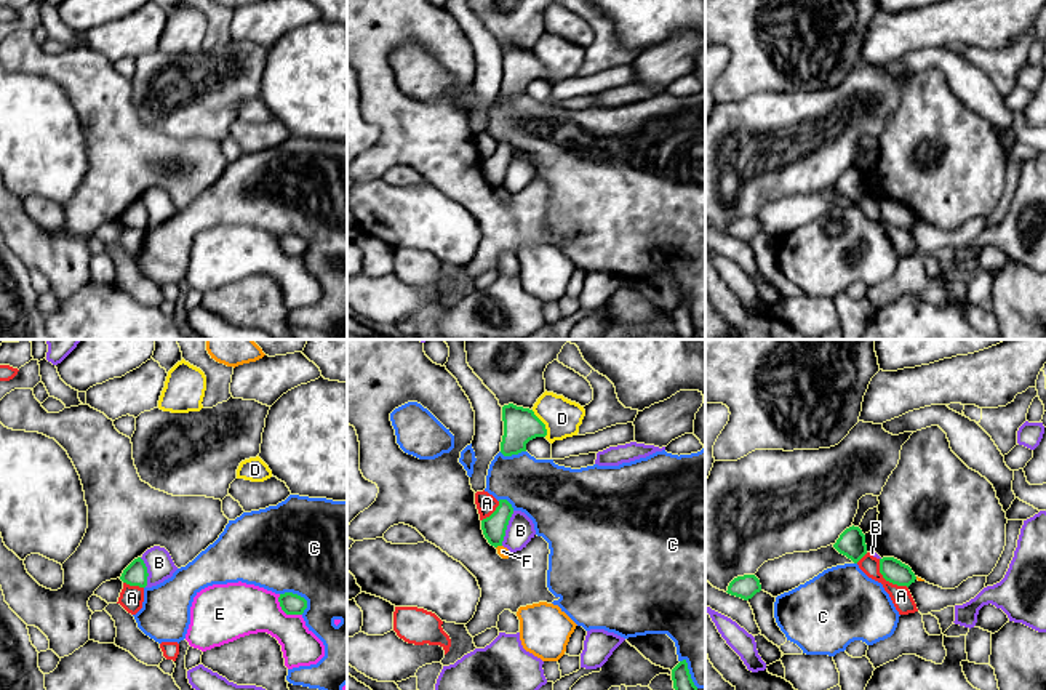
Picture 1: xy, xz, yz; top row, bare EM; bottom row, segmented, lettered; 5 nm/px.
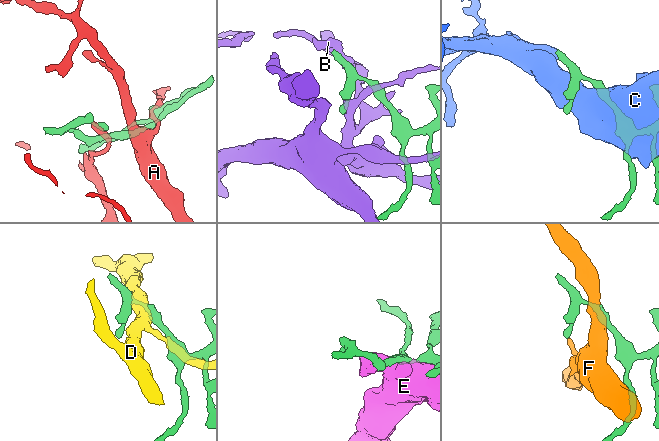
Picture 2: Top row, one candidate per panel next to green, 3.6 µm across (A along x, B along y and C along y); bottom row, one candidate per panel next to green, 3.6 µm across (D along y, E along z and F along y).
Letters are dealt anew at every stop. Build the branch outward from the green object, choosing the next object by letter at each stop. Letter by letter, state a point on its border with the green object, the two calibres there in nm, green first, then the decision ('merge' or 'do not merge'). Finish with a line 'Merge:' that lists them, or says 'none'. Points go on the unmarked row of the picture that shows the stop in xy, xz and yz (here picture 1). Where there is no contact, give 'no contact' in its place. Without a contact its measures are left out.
A: yz (886, 221) | 120/100 nm | do not merge
B: xz (506, 170) | 120/140 nm | do not merge
C: xy (296, 236) | 110/500 nm | do not merge
D: xz (542, 64) | 180/190 nm | do not merge
E: xy (285, 253) | 110/280 nm | do not merge
F: xz (498, 186) | 120/50 nm | do not merge
Merge: none

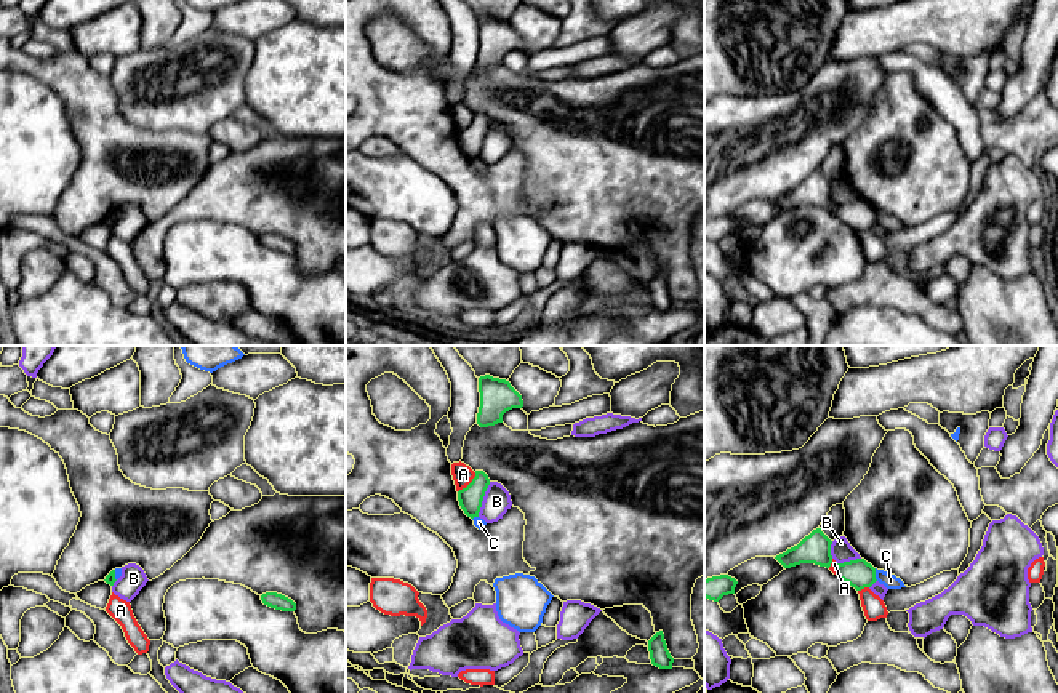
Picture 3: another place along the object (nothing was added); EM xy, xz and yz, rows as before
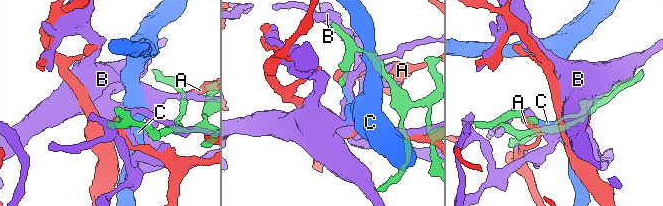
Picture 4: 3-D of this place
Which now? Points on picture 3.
A: xz (469, 125) | 120/100 nm | do not merge
B: xz (482, 141) | 120/140 nm | do not merge
C: yz (874, 216) | 150/80 nm | do not merge
Merge: none

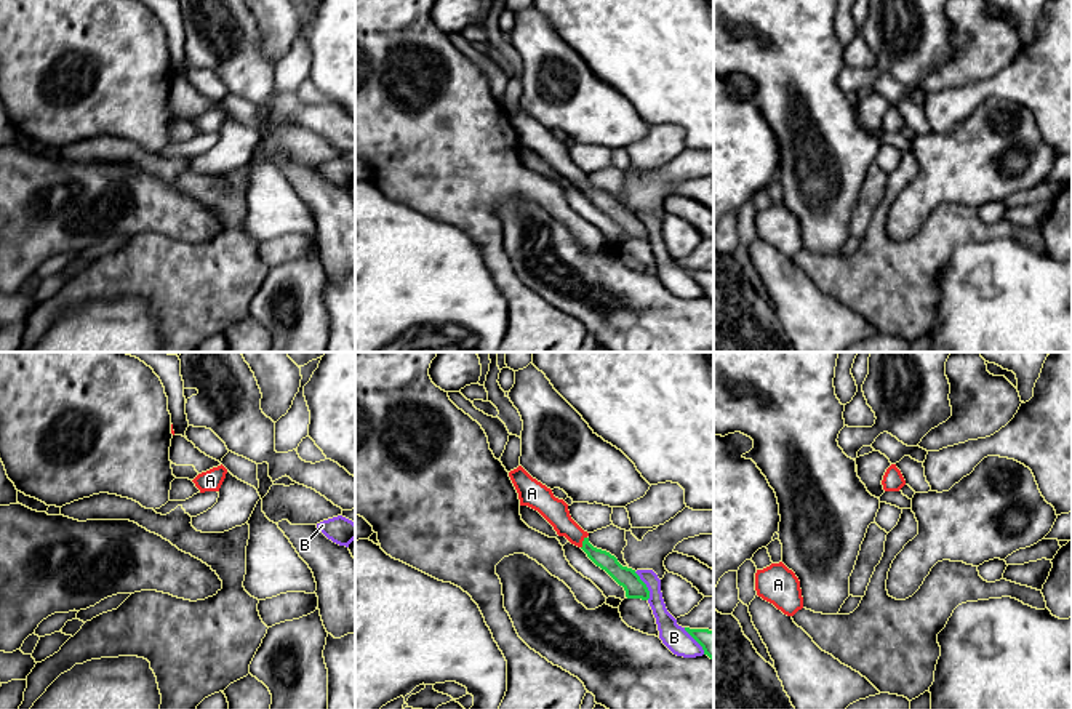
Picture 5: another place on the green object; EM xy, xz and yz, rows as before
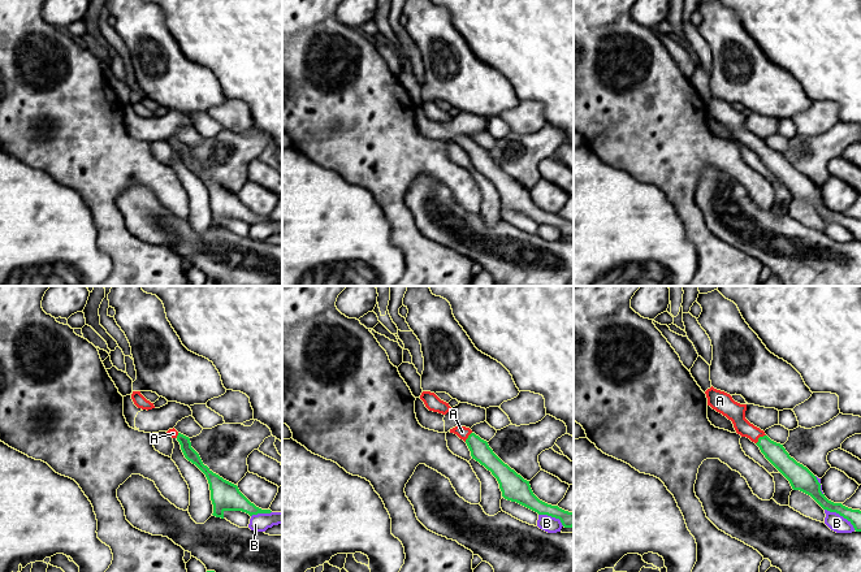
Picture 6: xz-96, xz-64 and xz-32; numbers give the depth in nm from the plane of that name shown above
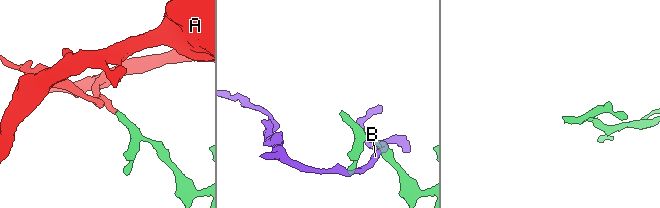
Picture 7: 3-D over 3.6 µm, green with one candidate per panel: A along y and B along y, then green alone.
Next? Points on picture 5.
A: xz (583, 184) | 90/130 nm | merge
B: xz (645, 228) | 100/100 nm | do not merge
Merge: A

